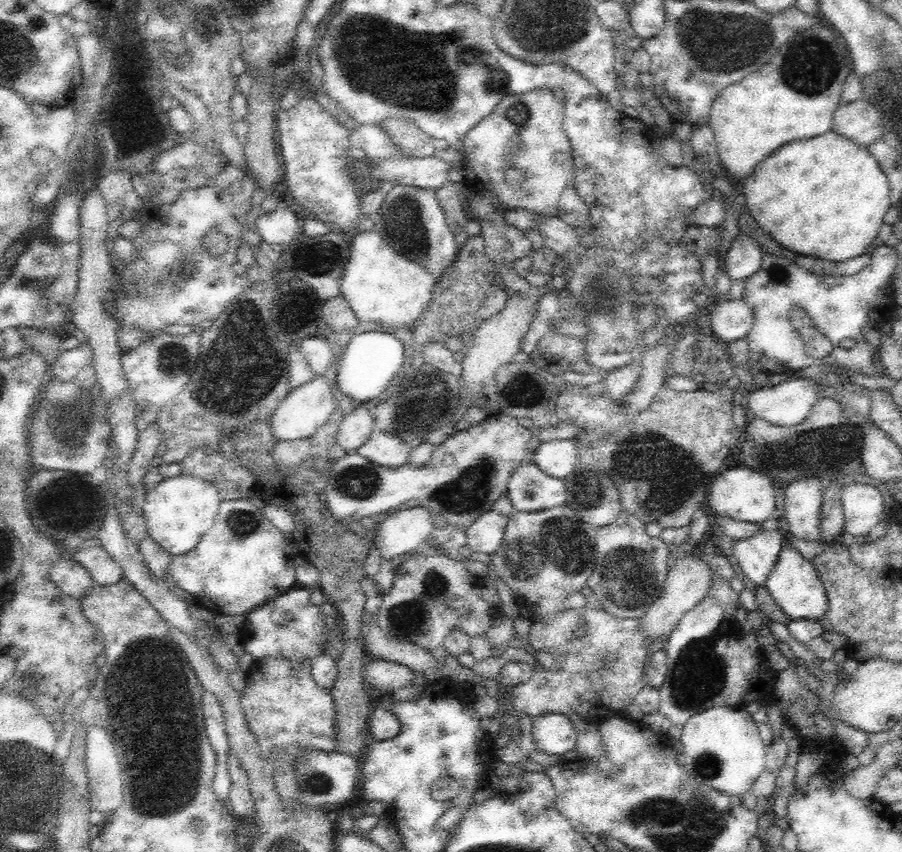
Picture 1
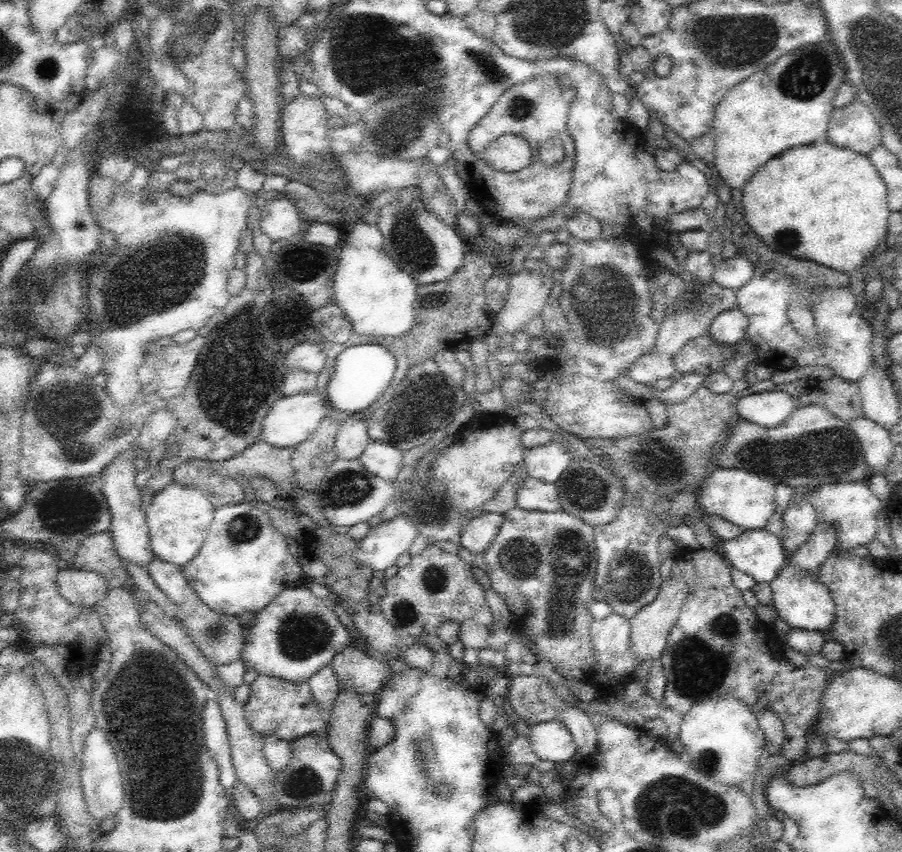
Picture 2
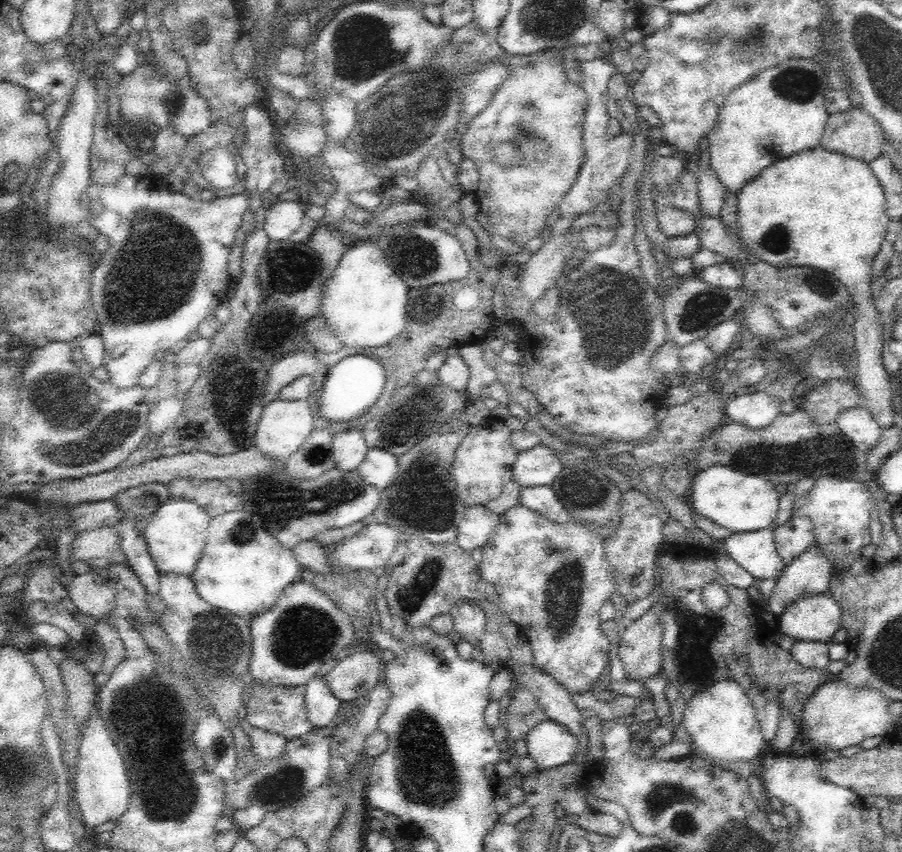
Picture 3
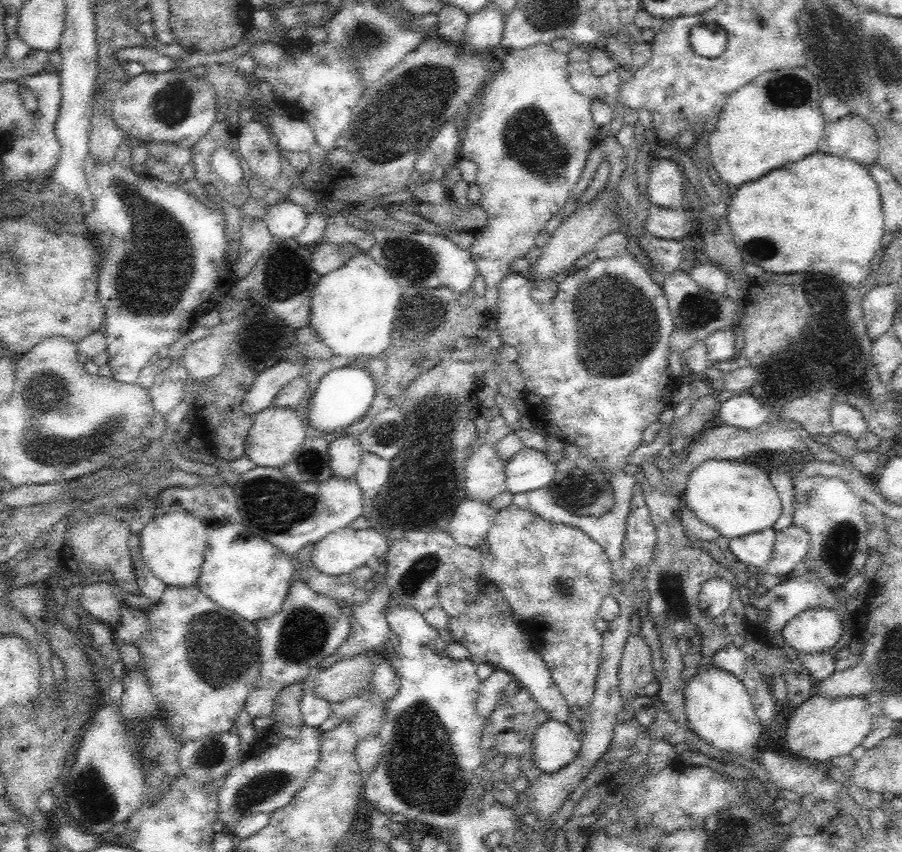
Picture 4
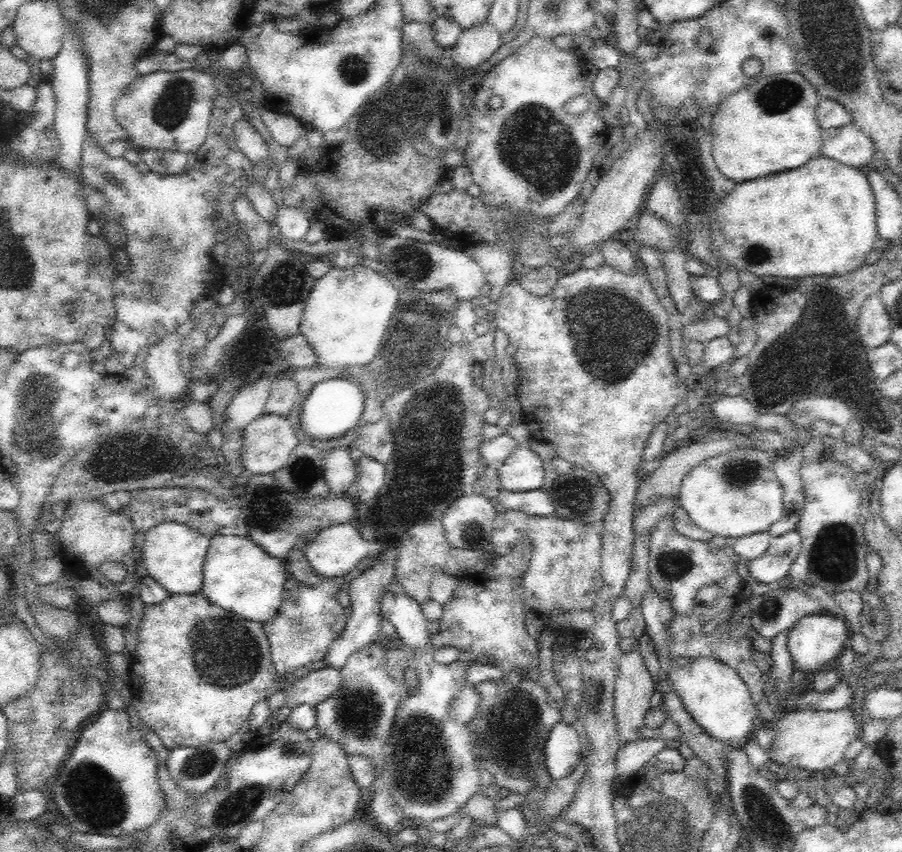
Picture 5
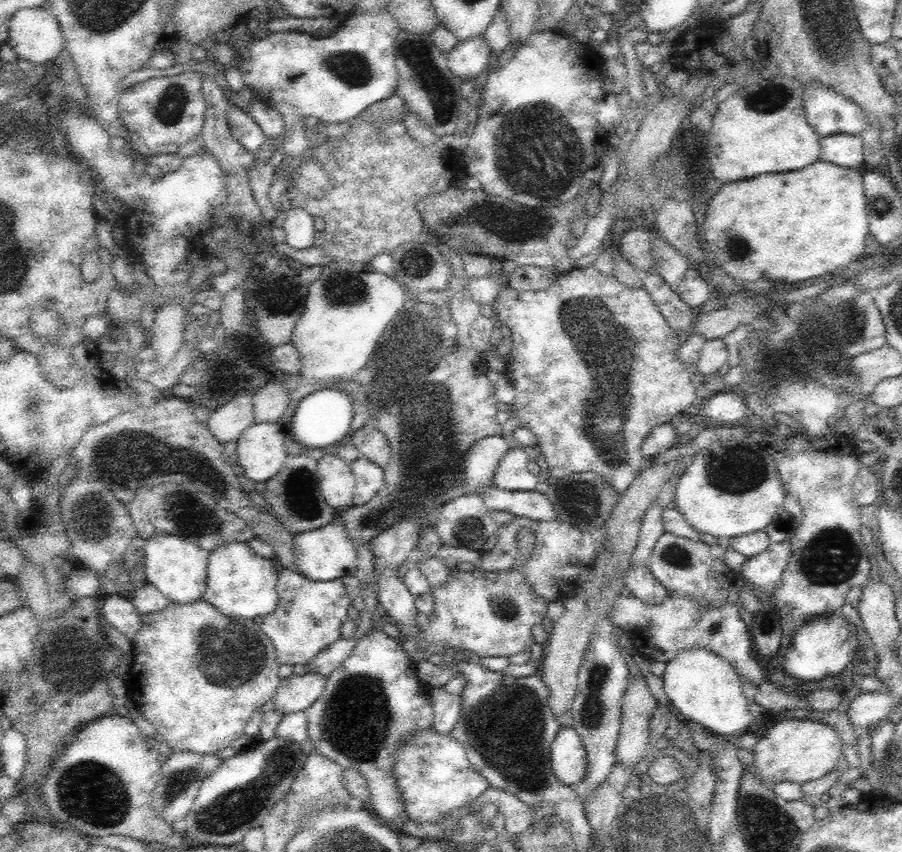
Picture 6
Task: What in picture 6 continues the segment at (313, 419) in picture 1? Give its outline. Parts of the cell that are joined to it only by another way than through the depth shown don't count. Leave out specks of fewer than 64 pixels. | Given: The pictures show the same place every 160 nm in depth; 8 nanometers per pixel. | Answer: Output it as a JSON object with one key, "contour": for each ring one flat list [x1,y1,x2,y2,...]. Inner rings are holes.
{"contour":[[254,423,237,440,237,463,243,475,256,482,270,480,281,468,288,456,283,434,286,431,278,423]]}

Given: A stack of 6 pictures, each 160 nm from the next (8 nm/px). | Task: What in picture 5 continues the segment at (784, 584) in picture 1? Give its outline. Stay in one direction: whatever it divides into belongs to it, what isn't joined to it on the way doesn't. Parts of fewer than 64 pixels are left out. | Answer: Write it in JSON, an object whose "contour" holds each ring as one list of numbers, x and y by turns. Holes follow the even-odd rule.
{"contour":[[811,614,803,616,789,630,787,645,795,669,817,671,822,667,835,667,841,652,850,648,852,632,849,625,840,616,822,614]]}

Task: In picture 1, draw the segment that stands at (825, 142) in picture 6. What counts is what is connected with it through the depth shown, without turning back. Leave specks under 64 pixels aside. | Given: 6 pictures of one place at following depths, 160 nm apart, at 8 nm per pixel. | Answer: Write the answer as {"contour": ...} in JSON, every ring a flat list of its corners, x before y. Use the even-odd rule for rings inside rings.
{"contour":[[862,98,838,107,833,116,831,130,867,147,882,138,882,119,878,109]]}

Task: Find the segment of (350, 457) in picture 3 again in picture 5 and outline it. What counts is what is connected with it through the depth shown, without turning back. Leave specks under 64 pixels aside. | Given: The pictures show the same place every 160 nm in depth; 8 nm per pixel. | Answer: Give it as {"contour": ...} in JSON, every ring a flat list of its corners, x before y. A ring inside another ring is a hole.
{"contour":[[334,448,332,452,328,452,324,456,323,474,328,490,336,496,348,496,348,490,352,488,352,484,356,481,356,464,352,458,350,458,350,452,346,448]]}

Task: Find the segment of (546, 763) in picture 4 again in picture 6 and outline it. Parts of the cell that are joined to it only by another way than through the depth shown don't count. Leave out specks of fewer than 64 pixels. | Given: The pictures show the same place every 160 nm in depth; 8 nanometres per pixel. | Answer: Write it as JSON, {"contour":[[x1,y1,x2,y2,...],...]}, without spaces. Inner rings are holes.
{"contour":[[573,727,561,728,551,747,551,768,564,785,581,784,588,774,588,759,580,736]]}

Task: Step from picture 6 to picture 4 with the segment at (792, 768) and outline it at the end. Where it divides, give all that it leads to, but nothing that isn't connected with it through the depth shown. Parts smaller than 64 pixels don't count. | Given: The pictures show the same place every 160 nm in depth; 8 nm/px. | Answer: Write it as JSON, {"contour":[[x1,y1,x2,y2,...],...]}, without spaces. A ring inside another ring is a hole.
{"contour":[[813,695,809,700,802,702,788,720,784,737,785,753,798,760,812,763,850,755,854,748,862,745,864,738,870,733,874,713,875,708,865,697,844,697,832,700]]}

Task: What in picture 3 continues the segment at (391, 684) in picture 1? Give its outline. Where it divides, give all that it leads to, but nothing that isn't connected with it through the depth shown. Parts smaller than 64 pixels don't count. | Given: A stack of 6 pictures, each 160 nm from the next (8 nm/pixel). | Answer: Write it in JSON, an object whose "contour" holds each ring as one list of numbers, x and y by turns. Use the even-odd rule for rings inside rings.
{"contour":[[363,650,354,651,339,660,334,668,322,677,334,696,342,703,350,703,366,696,382,676,380,663,374,653]]}

